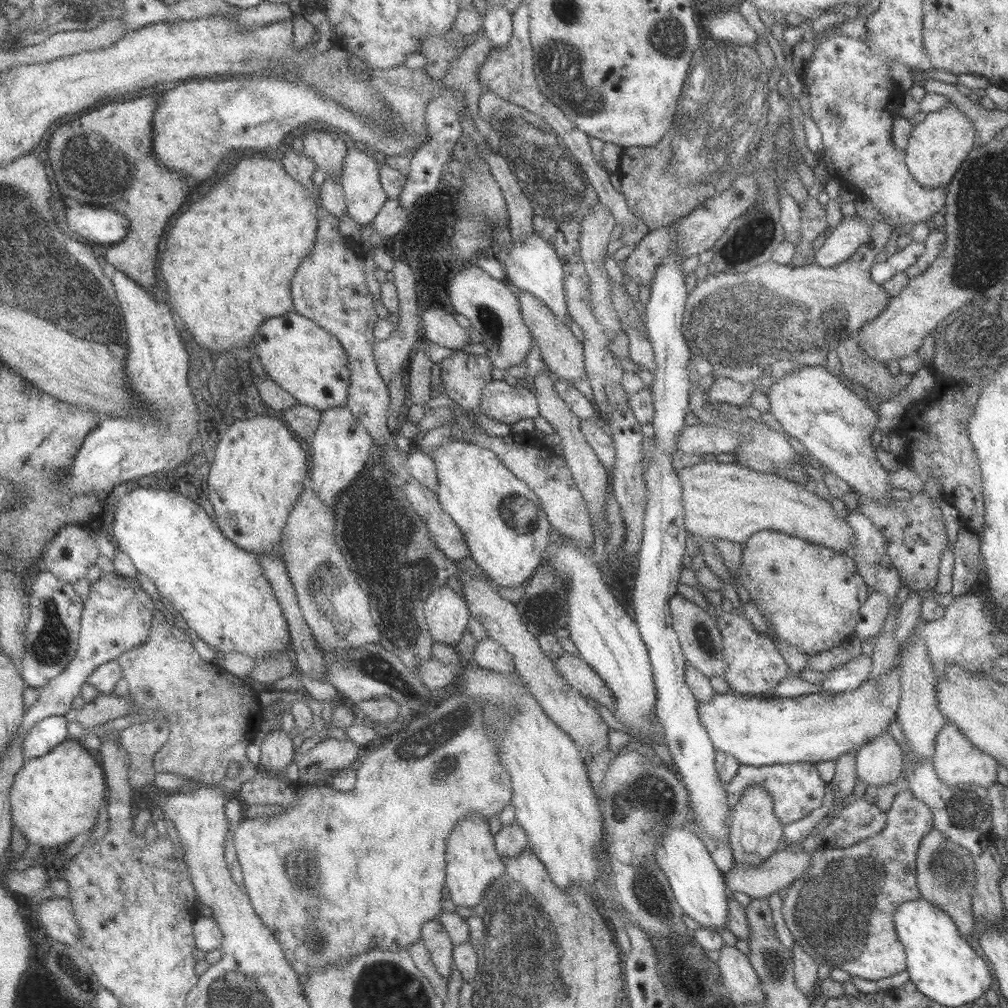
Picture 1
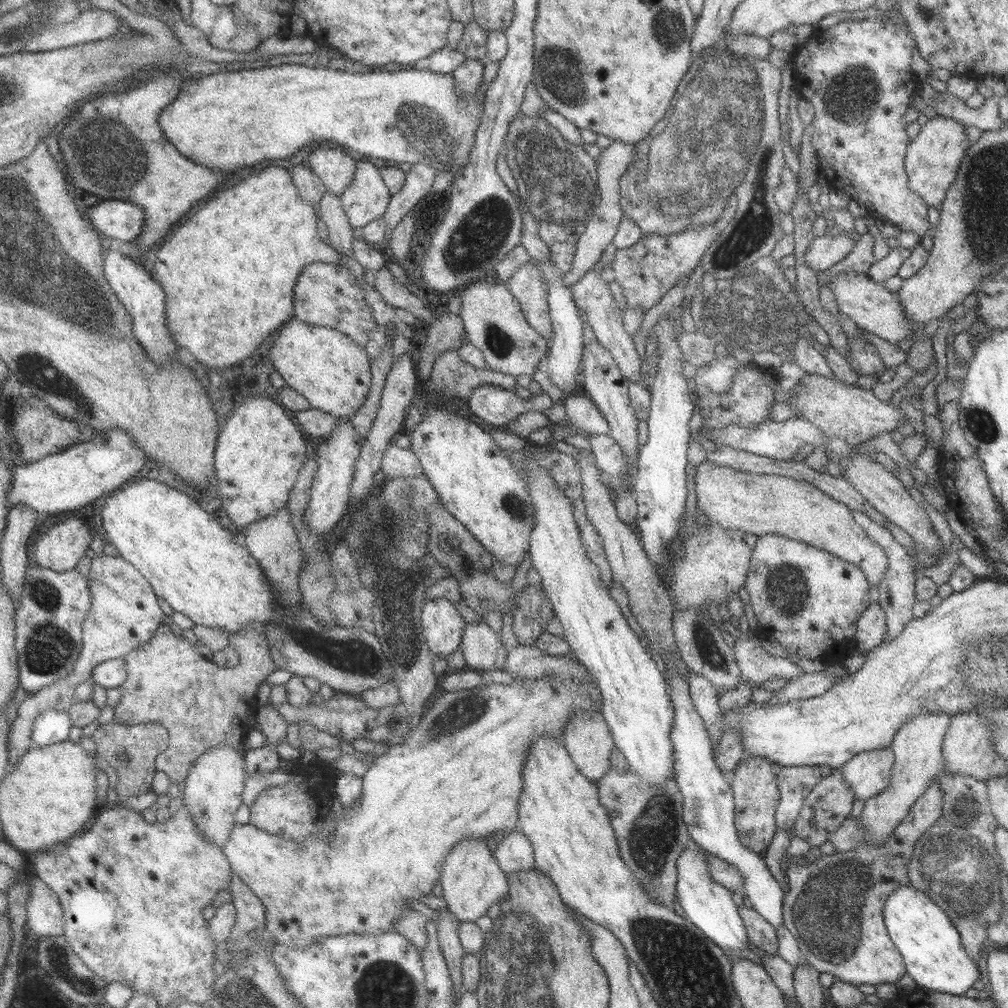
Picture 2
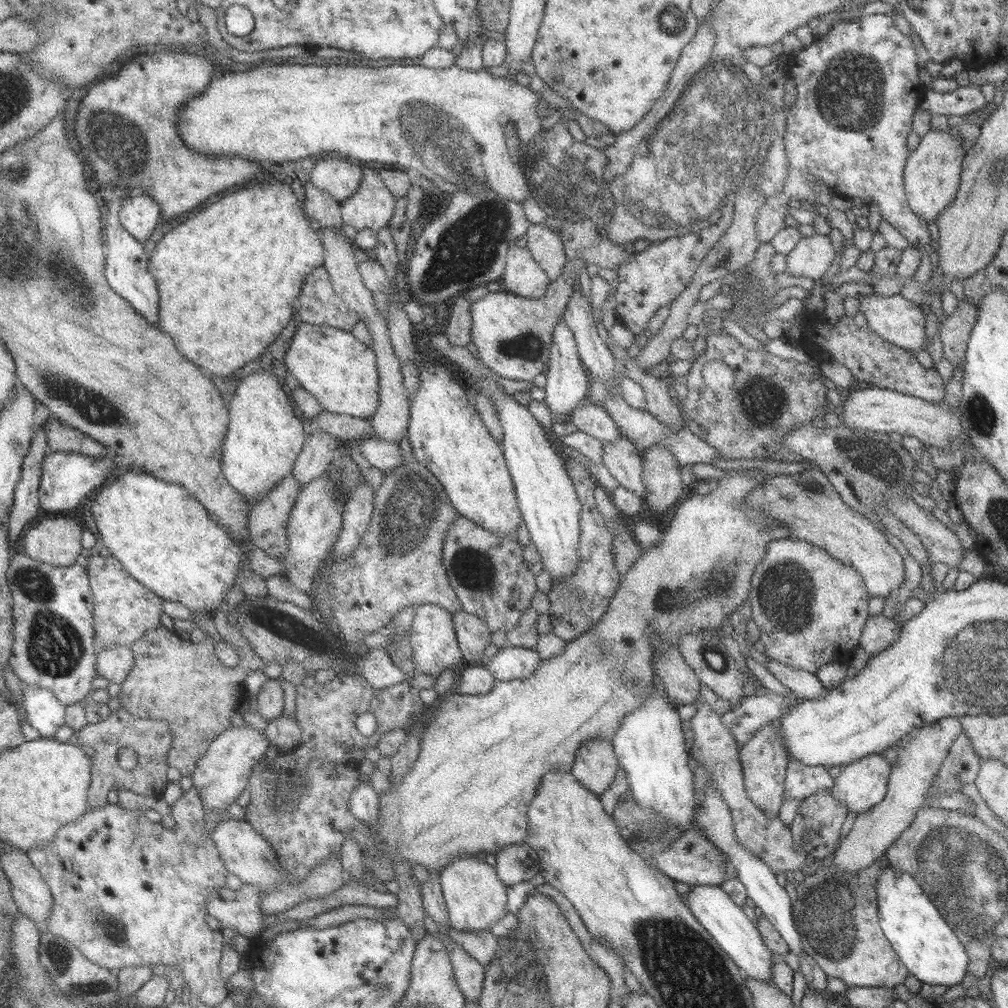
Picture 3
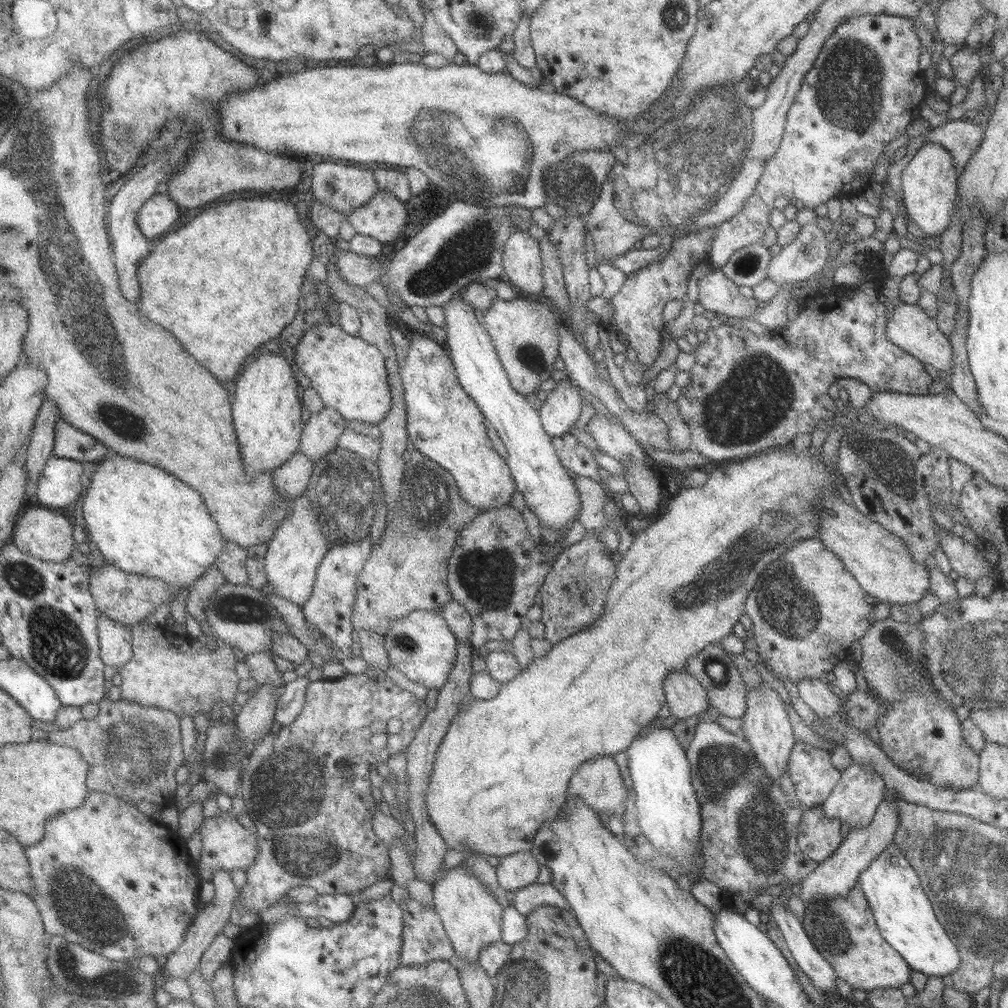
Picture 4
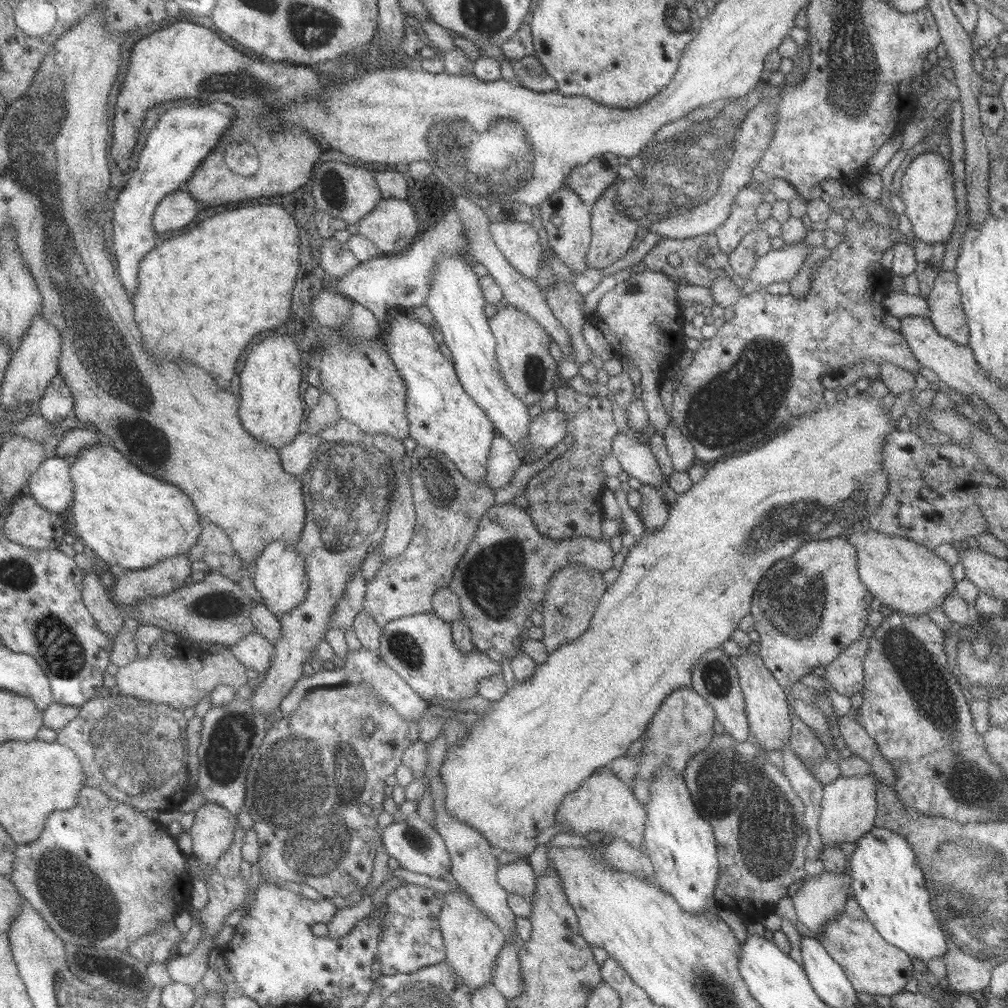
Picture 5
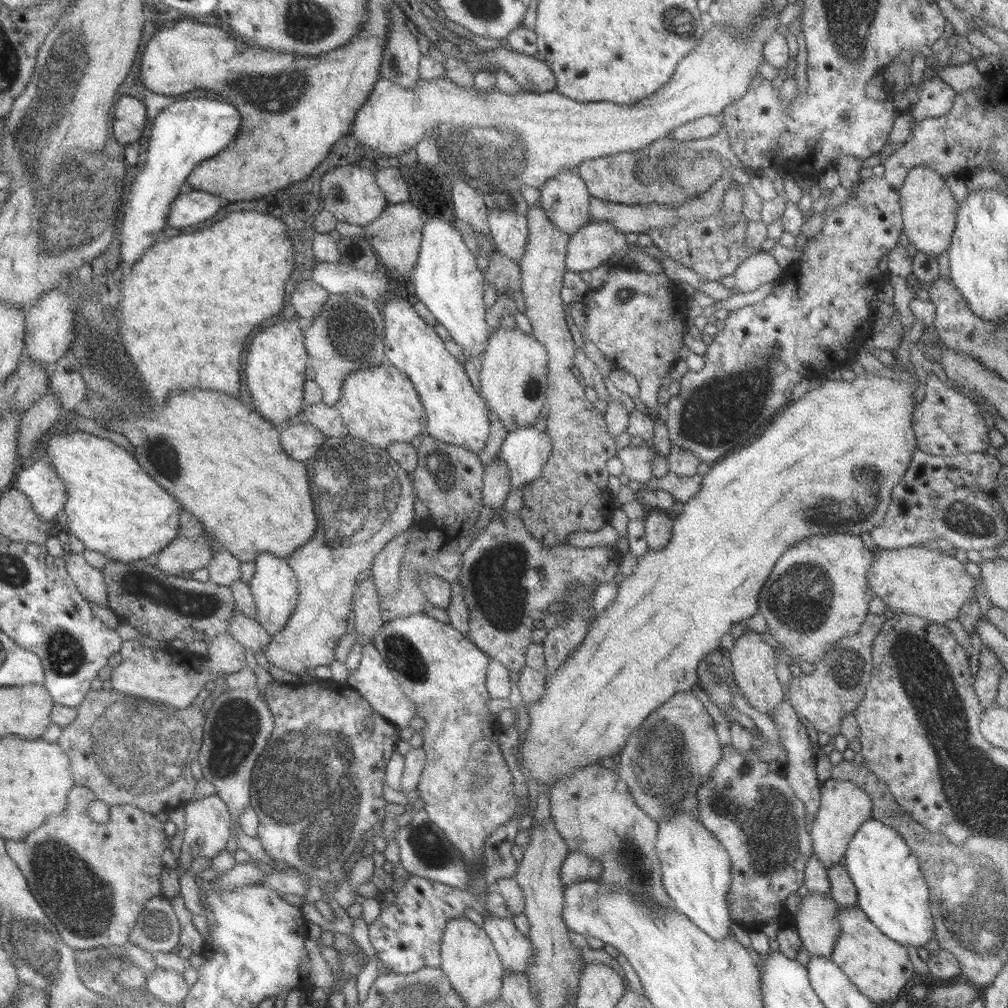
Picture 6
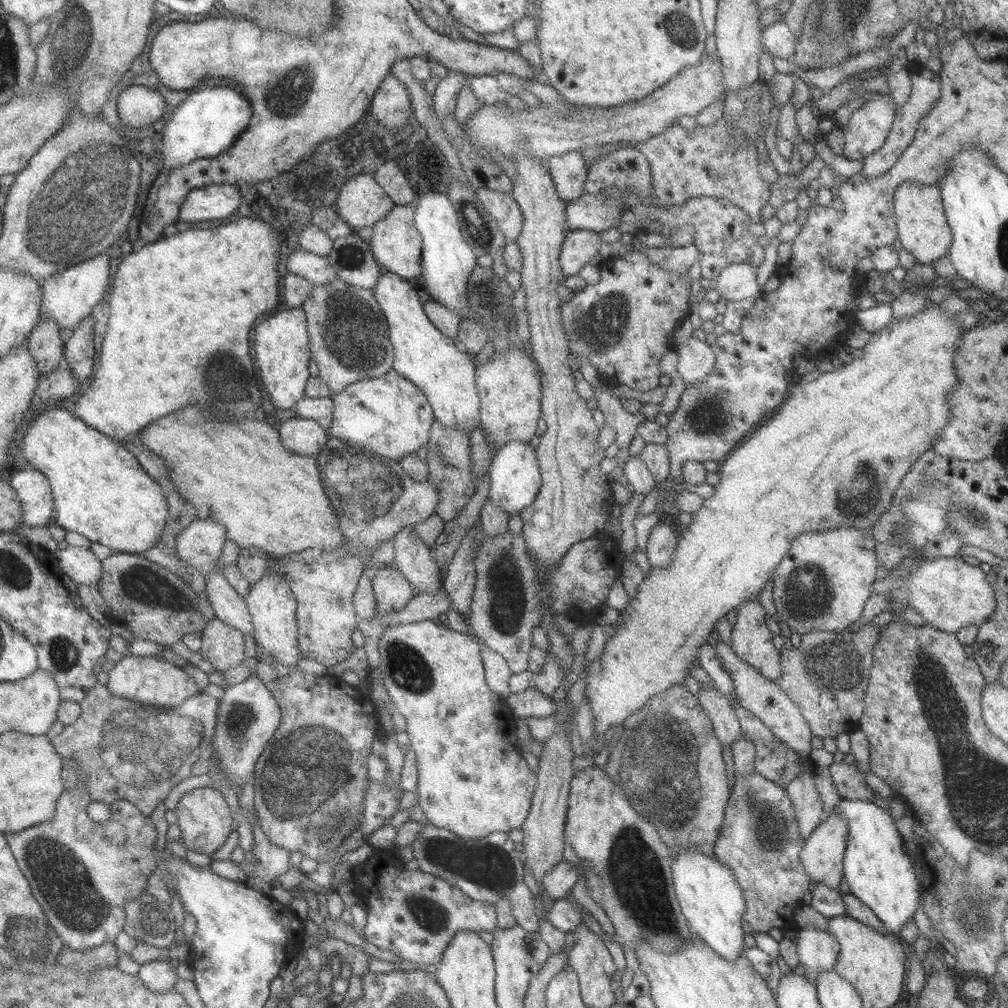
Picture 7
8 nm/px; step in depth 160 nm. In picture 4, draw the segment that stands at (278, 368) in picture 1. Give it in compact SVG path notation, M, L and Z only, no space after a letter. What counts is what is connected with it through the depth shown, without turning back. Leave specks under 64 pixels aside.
M324 321L324 326L314 326L306 332L299 343L296 353L297 366L312 382L312 387L320 393L328 407L339 412L346 420L359 420L369 423L380 423L388 416L394 402L386 359L376 345L370 344L359 336L351 336L338 324Z

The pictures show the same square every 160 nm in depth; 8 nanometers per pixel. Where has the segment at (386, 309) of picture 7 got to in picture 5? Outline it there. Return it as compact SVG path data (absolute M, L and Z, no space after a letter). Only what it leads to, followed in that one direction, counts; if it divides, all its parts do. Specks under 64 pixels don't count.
M405 312L405 314L398 314L395 318L389 318L389 328L387 328L383 340L384 349L391 355L391 359L395 363L395 367L398 369L400 376L404 379L406 384L406 416L409 422L409 436L414 438L416 442L424 447L429 448L430 450L437 450L442 454L445 454L452 462L456 465L456 468L471 482L482 482L487 484L487 464L489 461L489 452L491 449L492 439L496 435L496 430L493 427L493 422L488 418L488 415L482 410L480 407L476 405L476 402L472 400L472 397L468 396L462 385L460 385L460 381L458 380L458 375L455 371L455 366L453 363L446 359L442 352L440 351L434 336L432 334L432 330L430 327L425 326L420 323L416 318L412 316L410 312Z

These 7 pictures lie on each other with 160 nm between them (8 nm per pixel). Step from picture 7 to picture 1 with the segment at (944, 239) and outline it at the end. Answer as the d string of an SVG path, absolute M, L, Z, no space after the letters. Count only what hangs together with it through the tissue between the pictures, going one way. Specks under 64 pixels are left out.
M948 105L940 110L927 113L921 123L914 126L907 145L906 164L912 176L924 187L947 186L968 158L977 132L973 122L957 106Z

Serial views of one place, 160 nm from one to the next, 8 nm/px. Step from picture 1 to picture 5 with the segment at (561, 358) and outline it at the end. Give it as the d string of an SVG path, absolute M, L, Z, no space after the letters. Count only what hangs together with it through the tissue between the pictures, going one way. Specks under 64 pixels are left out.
M492 221L490 234L506 261L522 276L532 281L542 269L543 247L531 223L523 221Z

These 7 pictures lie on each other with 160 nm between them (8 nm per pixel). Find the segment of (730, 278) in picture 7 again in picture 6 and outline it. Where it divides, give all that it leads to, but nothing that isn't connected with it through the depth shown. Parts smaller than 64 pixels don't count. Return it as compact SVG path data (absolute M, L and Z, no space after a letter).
M757 252L742 262L734 272L734 293L752 293L760 287L773 281L778 281L783 275L776 258L768 252Z

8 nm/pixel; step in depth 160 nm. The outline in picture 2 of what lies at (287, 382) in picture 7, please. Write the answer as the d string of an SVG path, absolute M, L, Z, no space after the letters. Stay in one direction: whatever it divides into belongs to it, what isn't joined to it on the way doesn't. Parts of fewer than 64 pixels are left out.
M251 394L243 400L230 415L225 429L221 432L217 450L217 472L214 480L219 495L219 504L232 519L240 533L246 534L249 526L260 519L276 516L280 510L289 506L292 491L295 490L300 473L308 460L307 434L300 424L290 418L283 404L276 404L267 394Z

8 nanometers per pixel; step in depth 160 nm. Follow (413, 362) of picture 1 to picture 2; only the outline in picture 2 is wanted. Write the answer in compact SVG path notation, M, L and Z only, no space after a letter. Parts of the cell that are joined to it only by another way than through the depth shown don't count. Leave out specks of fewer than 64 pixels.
M451 312L434 321L426 334L423 350L418 360L417 382L424 387L431 376L433 363L447 350L458 350L462 345L462 337L466 334L462 317Z

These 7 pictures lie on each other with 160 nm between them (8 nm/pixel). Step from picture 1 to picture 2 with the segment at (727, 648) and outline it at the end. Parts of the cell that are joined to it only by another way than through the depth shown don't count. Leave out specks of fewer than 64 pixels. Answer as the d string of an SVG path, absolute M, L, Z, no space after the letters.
M741 632L732 647L744 681L749 680L753 684L764 684L766 680L775 678L787 678L790 681L804 673L790 658L782 659L769 654L753 634L750 638L750 635Z

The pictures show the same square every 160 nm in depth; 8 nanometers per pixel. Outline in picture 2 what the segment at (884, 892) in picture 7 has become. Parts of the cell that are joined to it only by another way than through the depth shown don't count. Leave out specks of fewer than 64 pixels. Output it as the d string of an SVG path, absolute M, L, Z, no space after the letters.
M908 886L897 888L884 905L888 934L902 955L907 973L918 987L963 996L980 978L976 961L965 951L961 934L946 911L925 892Z

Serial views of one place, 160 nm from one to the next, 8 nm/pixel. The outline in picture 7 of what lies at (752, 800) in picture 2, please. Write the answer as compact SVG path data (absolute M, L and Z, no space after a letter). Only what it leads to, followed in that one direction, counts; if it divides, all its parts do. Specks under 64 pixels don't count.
M758 596L742 603L737 609L737 621L732 631L731 649L746 664L755 668L768 680L778 683L782 676L780 650L774 647L772 638L773 632L766 624L766 611L758 601Z

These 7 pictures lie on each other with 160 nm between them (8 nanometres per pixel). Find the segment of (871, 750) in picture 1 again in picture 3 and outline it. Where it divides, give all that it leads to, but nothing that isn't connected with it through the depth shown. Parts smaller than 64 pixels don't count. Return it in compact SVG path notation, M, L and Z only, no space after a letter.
M880 754L864 756L846 766L830 790L832 797L848 811L862 814L884 801L887 794L890 762Z

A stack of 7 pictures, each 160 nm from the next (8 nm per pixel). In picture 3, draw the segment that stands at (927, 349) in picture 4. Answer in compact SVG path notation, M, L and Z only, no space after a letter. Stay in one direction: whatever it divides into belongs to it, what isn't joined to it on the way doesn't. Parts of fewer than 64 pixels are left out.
M874 293L857 299L859 312L866 317L868 326L877 336L908 351L926 350L930 346L930 342L926 339L926 311L910 300L904 299L900 293L894 296L880 296Z

